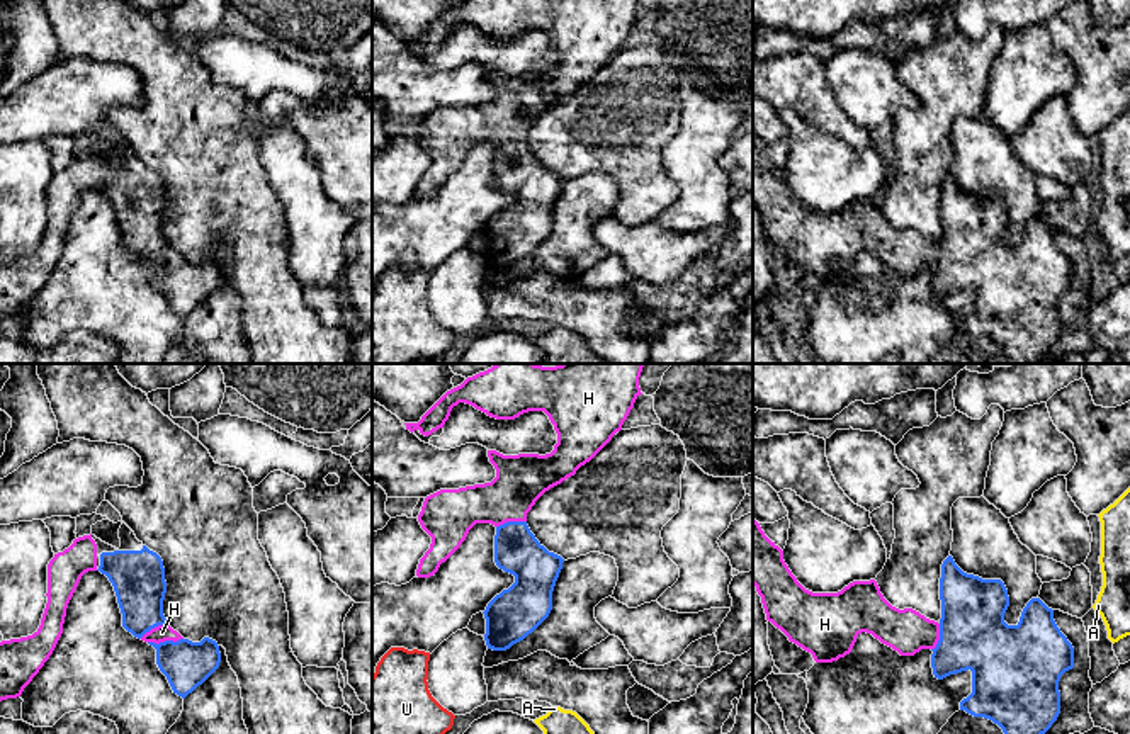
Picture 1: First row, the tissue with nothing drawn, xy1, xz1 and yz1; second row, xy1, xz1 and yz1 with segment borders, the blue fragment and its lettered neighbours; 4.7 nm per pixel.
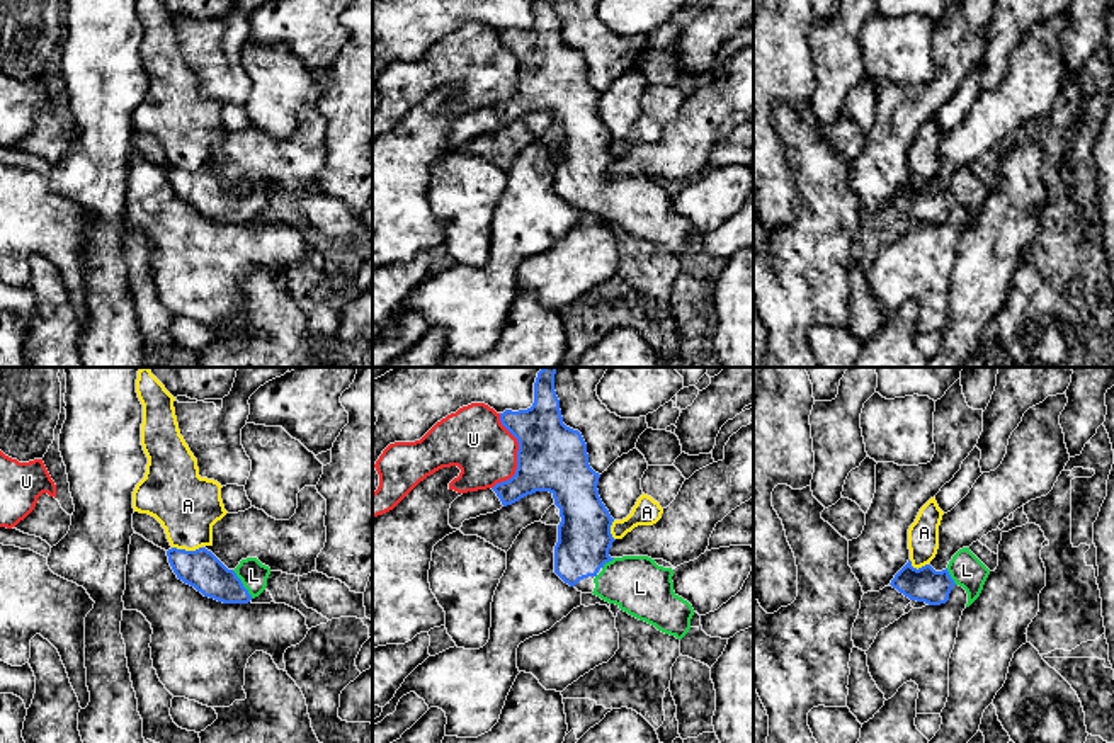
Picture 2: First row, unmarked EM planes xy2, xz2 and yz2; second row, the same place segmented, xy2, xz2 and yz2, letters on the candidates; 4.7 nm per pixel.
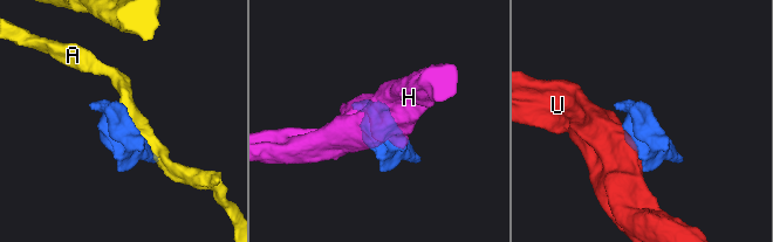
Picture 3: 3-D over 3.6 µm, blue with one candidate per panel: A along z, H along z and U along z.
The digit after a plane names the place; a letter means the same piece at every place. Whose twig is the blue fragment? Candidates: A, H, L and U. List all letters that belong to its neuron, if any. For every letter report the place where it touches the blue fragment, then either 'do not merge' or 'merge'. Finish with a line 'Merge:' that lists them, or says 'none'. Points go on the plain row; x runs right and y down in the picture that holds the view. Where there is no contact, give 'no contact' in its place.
A: meets blue in xy2 at (187, 170); do not merge
H: meets blue in xy1 at (165, 260); merge
L: meets blue in xy2 at (242, 203); merge
U: meets blue in xz2 at (517, 73); do not merge
Merge: H, L

